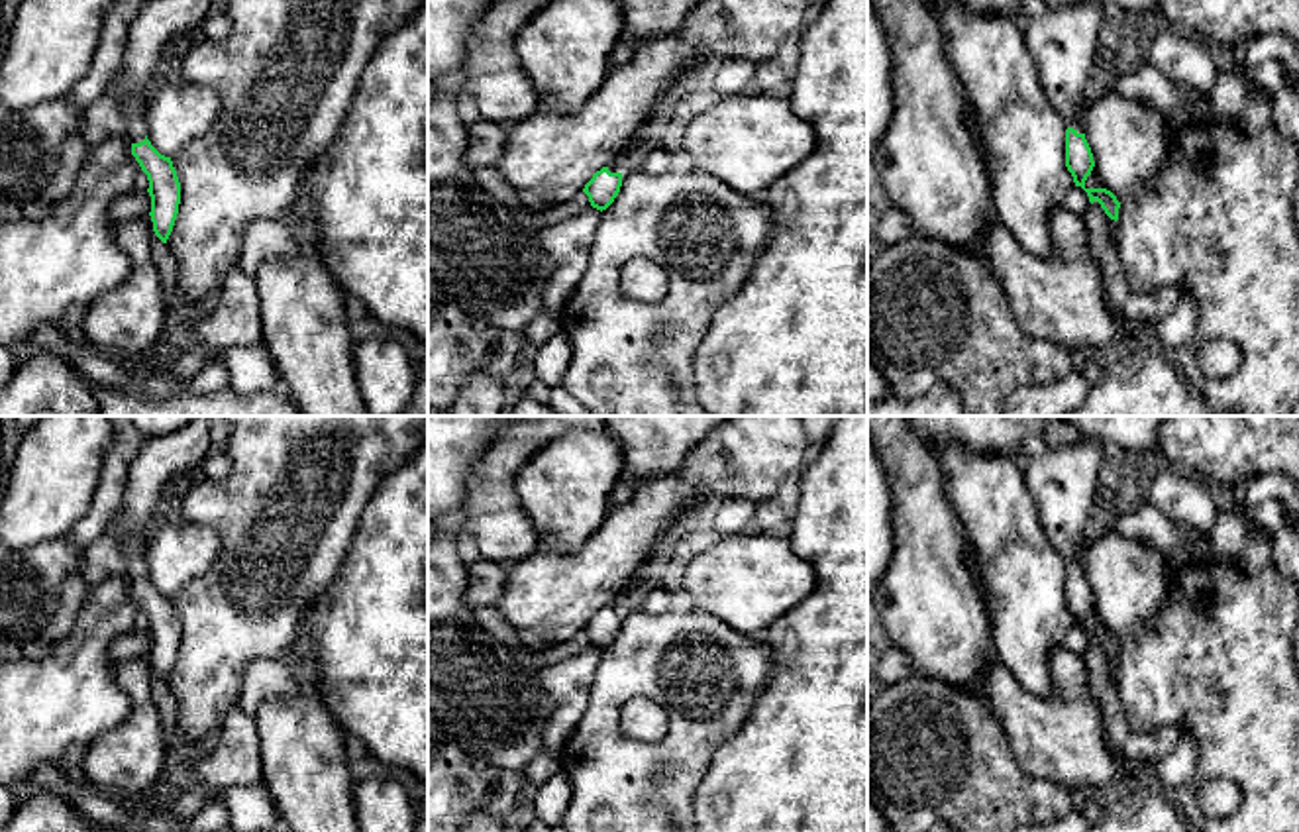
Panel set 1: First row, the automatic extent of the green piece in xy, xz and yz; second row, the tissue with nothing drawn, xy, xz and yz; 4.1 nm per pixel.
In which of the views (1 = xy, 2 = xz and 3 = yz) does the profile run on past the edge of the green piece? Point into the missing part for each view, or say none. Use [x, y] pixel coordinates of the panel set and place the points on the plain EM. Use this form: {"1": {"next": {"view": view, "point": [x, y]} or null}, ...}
{"1": {"next": {"view": "xy", "point": [159, 460]}}, "2": {"next": null}, "3": {"next": {"view": "yz", "point": [1066, 483]}}}

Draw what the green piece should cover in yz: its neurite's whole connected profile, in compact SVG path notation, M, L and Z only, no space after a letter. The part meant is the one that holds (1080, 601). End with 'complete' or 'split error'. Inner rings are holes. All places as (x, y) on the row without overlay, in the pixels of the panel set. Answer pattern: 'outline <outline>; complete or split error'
outline M1101 440L1050 447L1024 469L1026 493L1050 544L1062 553L1065 569L1065 606L1089 642L1101 644L1111 659L1118 659L1120 642L1107 628L1087 628L1095 600L1083 573L1083 547L1097 522L1107 485Z; split error

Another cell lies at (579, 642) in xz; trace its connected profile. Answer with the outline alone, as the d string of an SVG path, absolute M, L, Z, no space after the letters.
M581 630L571 640L561 642L553 648L546 648L540 651L514 650L514 659L532 671L540 671L565 657L573 657L573 655L585 651L587 648L591 648L591 642L589 642L589 636Z

